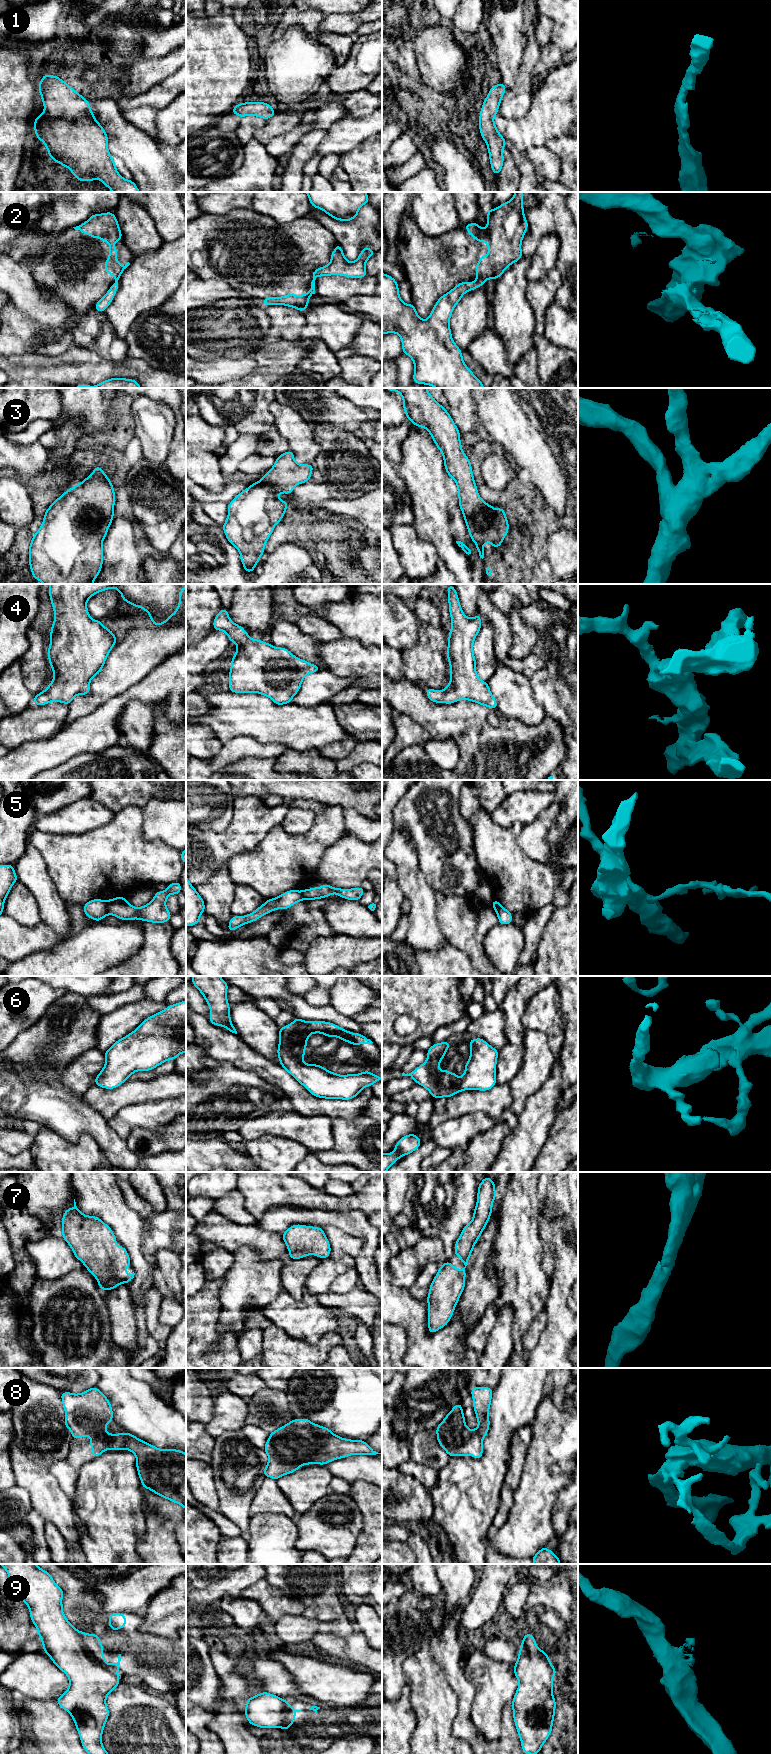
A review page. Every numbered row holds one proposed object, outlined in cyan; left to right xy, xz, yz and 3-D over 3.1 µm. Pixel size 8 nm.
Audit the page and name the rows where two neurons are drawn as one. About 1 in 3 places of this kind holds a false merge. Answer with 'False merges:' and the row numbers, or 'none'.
False merges: 2, 5, 9

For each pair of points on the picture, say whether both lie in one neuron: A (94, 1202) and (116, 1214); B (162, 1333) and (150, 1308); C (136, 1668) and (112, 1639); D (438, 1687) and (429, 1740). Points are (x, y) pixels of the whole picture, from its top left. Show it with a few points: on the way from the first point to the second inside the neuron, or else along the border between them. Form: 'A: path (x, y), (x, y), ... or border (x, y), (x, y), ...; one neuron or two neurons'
A: path (99, 1202), (104, 1202), (111, 1209); one neuron
B: path (156, 1327), (152, 1322), (152, 1314); one neuron
C: path (134, 1661), (119, 1646); one neuron
D: path (435, 1700), (434, 1727); one neuron

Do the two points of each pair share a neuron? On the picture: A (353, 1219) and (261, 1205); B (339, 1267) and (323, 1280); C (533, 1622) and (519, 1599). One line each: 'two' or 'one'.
A: two
B: one
C: two

